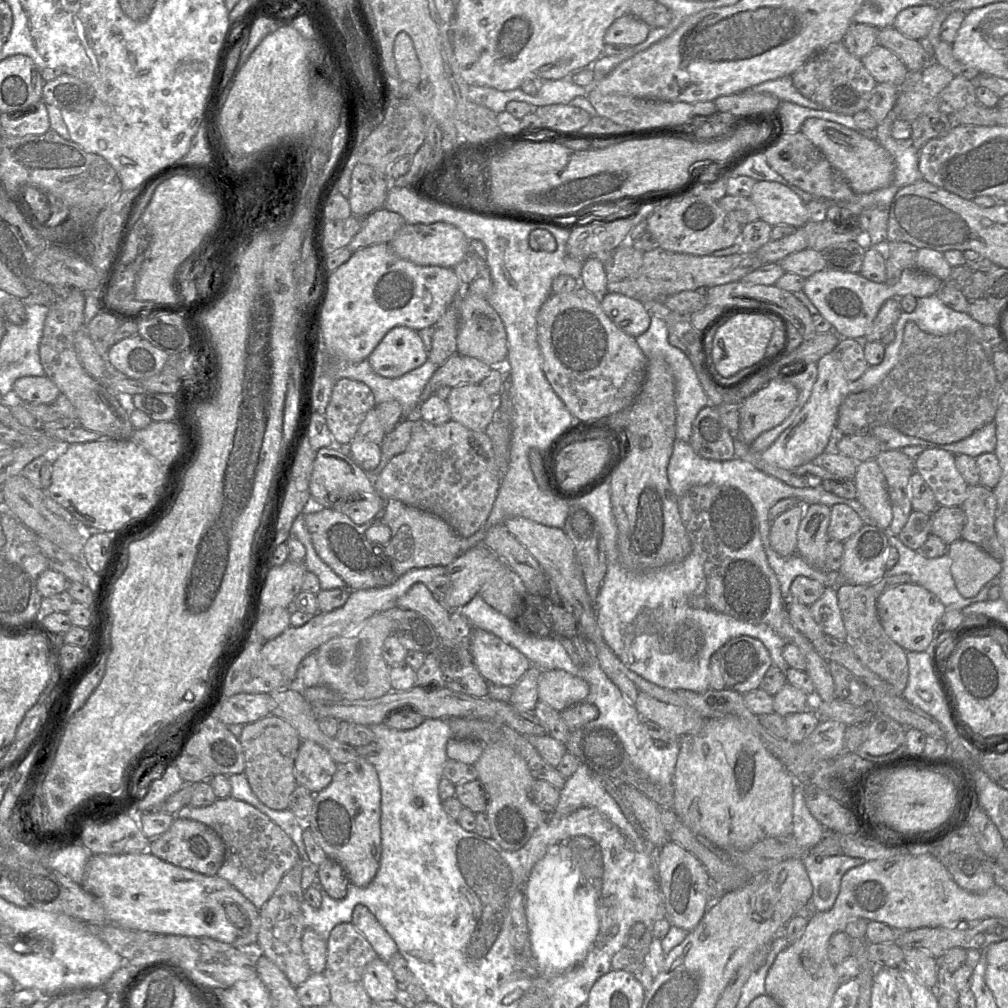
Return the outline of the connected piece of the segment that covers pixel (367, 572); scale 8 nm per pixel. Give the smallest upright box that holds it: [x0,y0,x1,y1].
[304,499,468,590]

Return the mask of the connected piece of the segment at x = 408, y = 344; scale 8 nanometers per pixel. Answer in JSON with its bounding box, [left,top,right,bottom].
[367,326,428,378]

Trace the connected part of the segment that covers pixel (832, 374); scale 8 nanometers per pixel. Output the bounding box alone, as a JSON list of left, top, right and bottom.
[761,352,851,470]

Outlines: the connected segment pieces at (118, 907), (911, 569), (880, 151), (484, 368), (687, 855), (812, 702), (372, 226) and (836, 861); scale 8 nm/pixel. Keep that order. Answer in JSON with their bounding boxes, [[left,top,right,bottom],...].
[[81,851,259,947],[886,528,999,610],[800,117,895,194],[421,354,492,400],[658,841,710,931],[773,682,818,716],[347,208,405,253],[803,853,866,911]]

